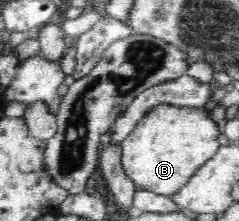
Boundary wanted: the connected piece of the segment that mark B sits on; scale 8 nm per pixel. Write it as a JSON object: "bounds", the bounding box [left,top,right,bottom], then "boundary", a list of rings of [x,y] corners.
{"bounds":[122,103,222,196],"boundary":[[[168,103],[151,106],[133,124],[131,131],[122,139],[122,166],[125,173],[139,187],[156,194],[173,196],[187,181],[187,178],[205,163],[220,146],[217,140],[222,129],[211,118],[211,106],[208,107],[177,107]]]}

